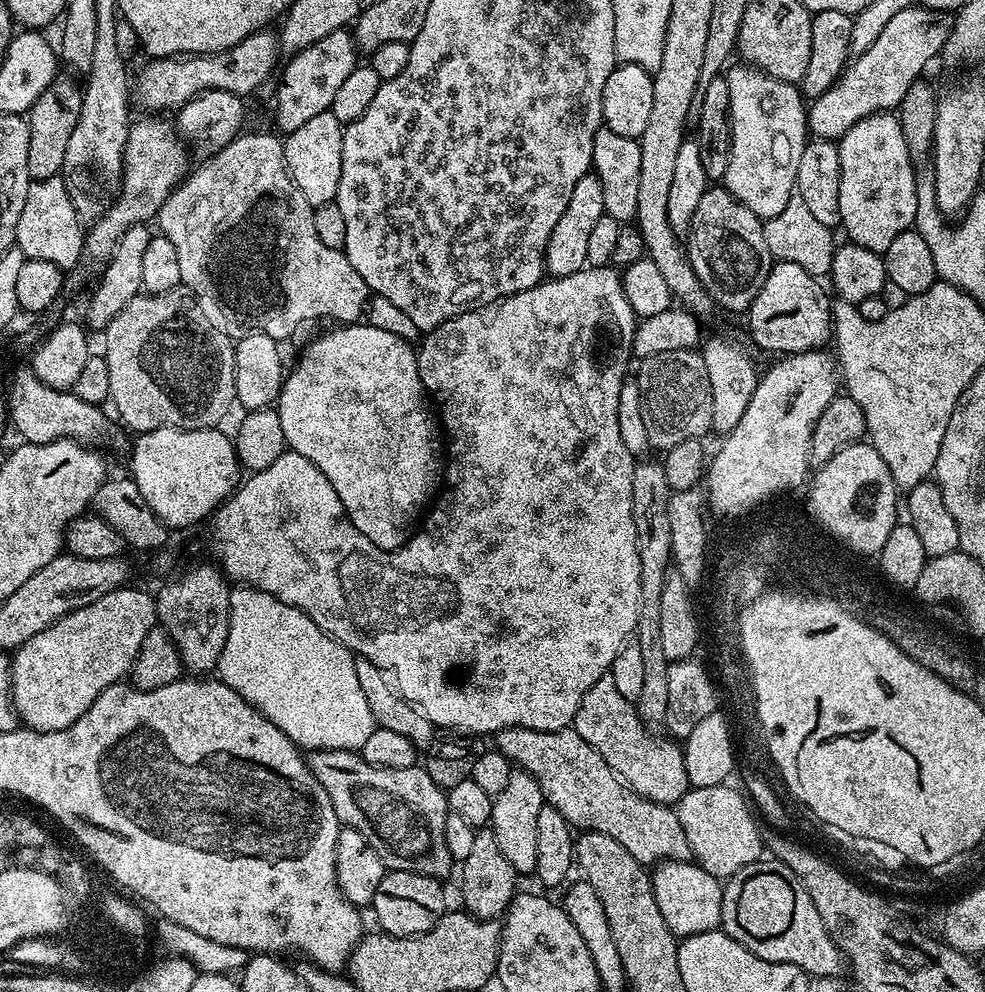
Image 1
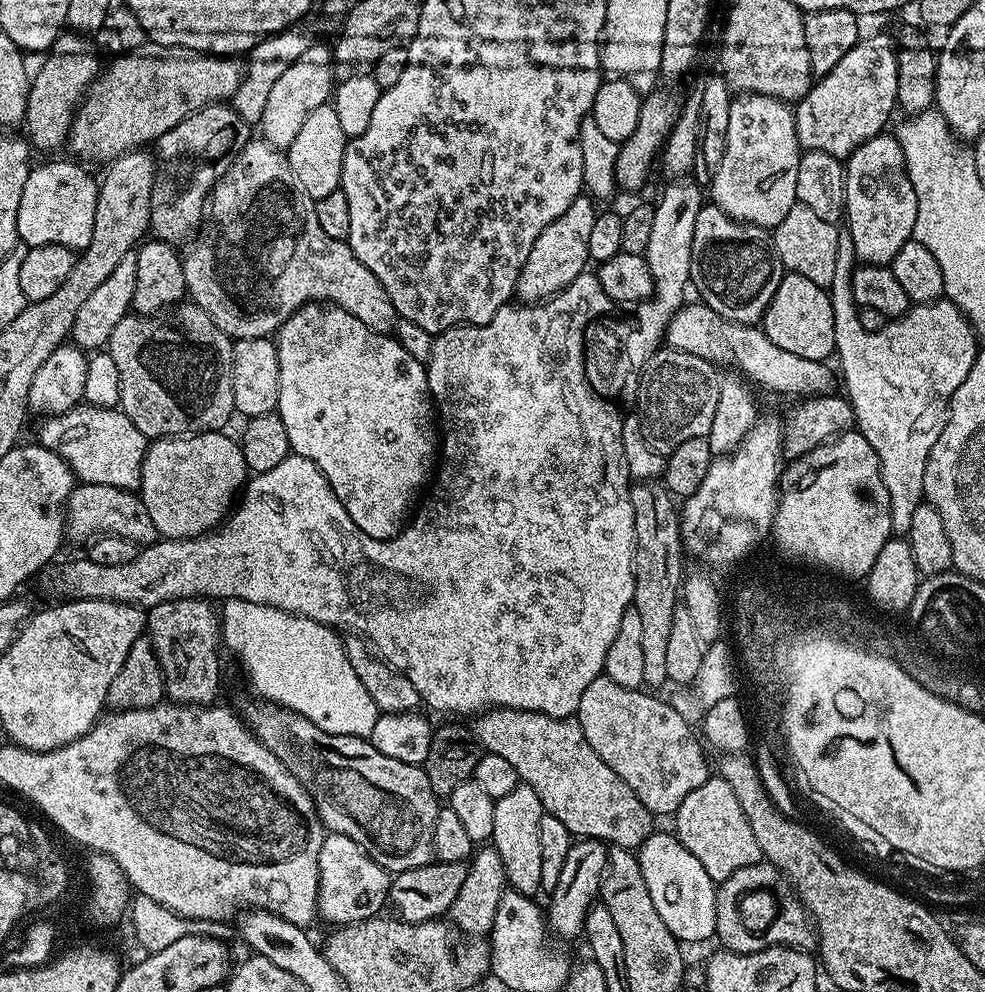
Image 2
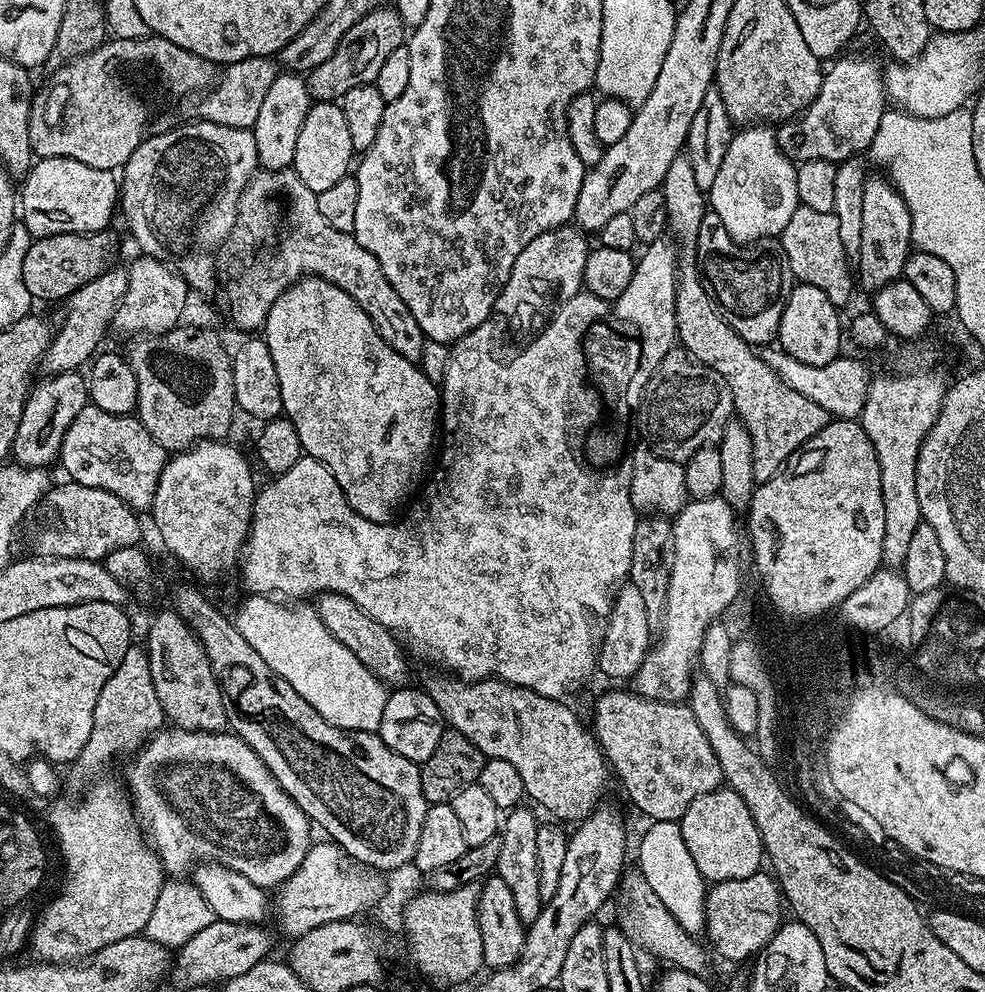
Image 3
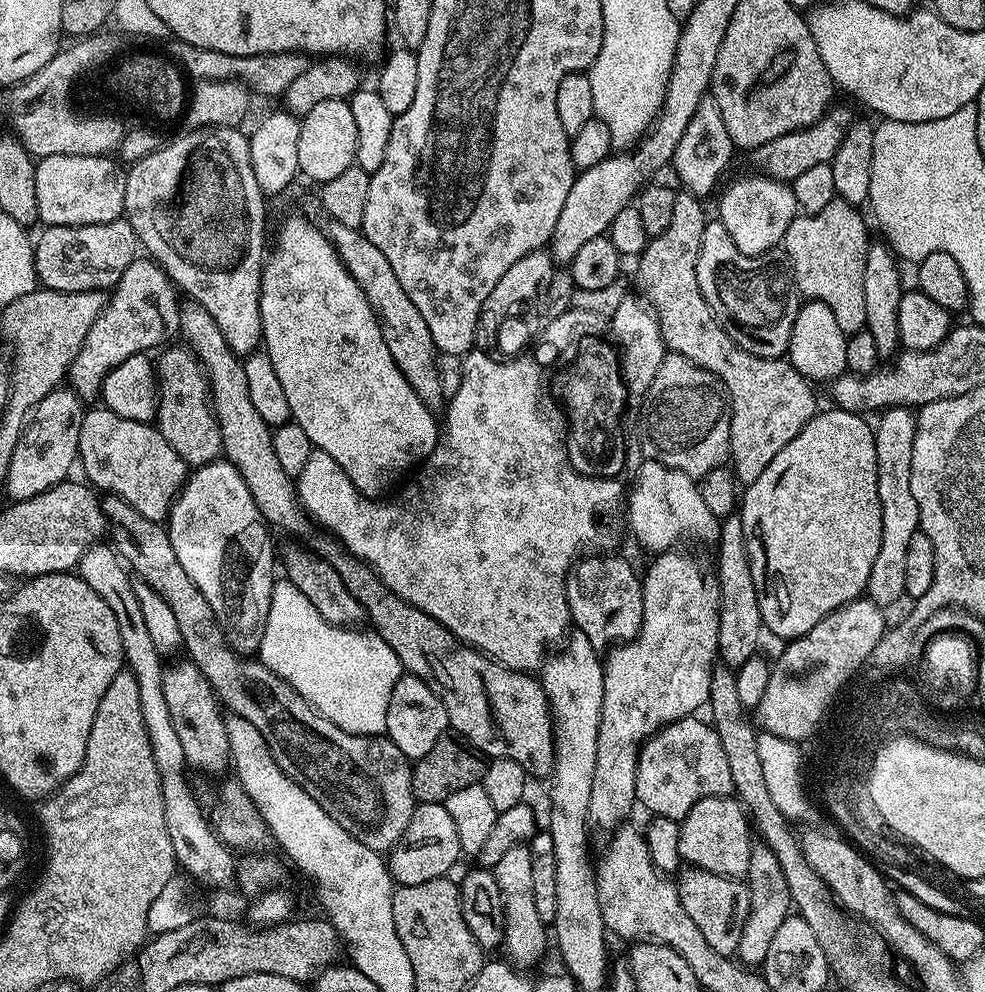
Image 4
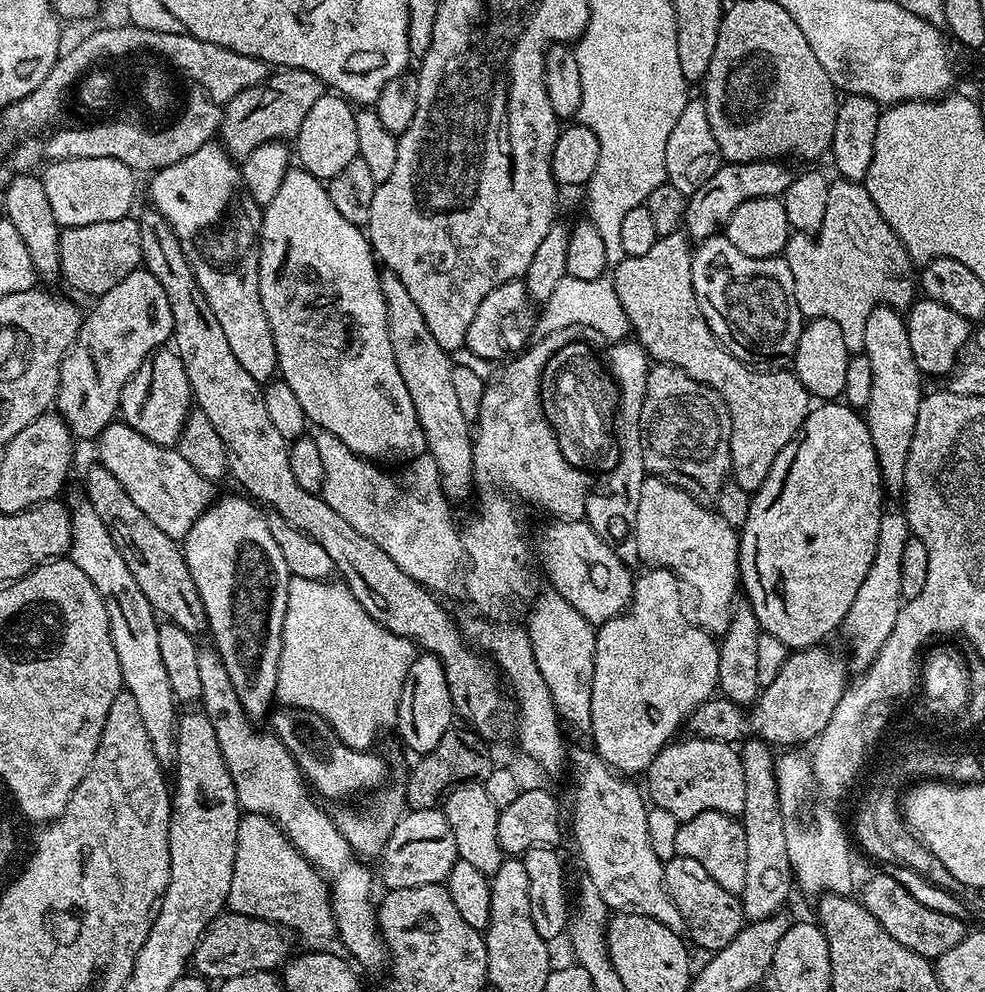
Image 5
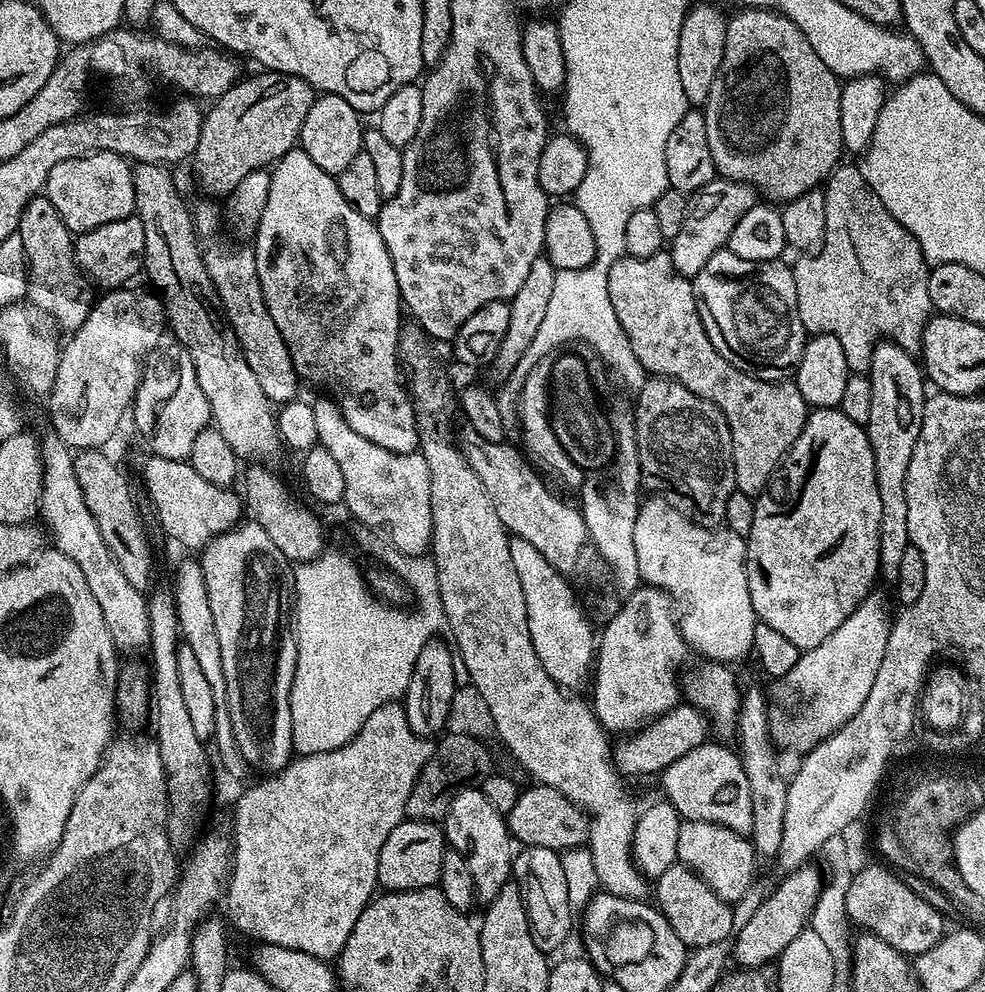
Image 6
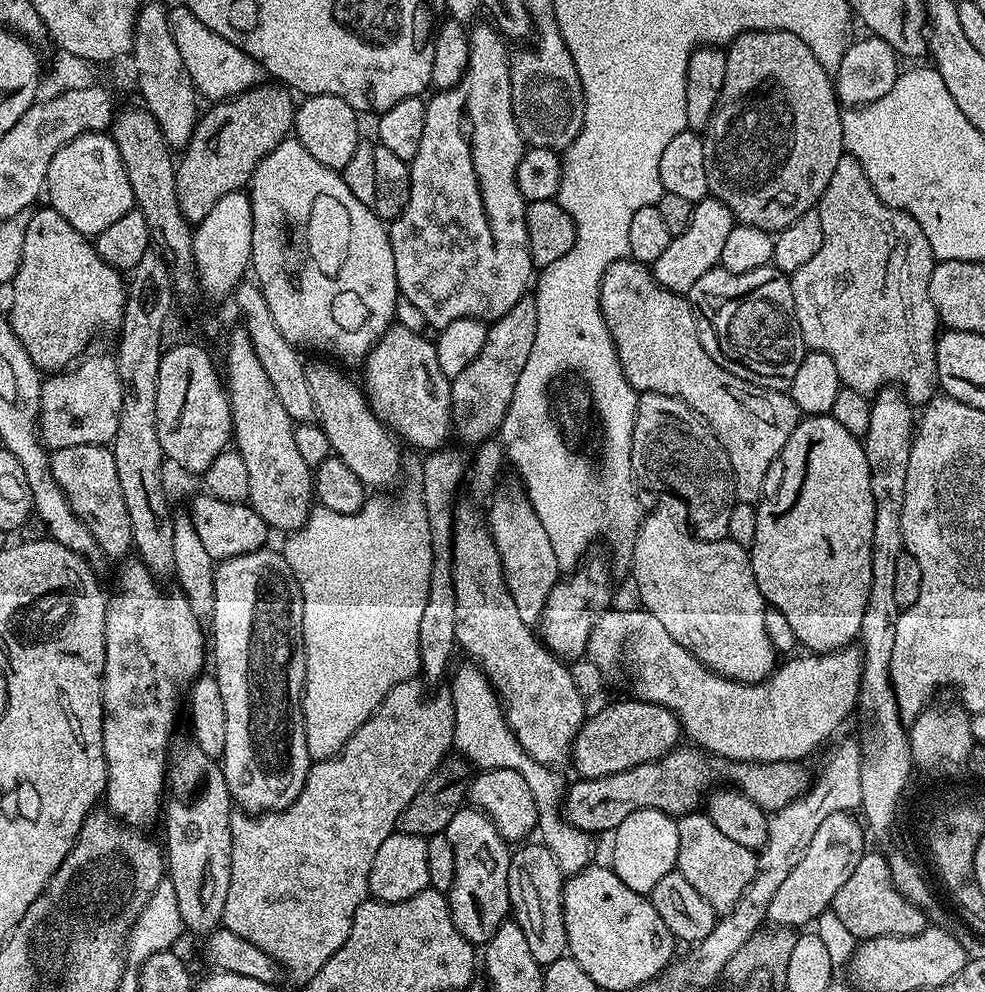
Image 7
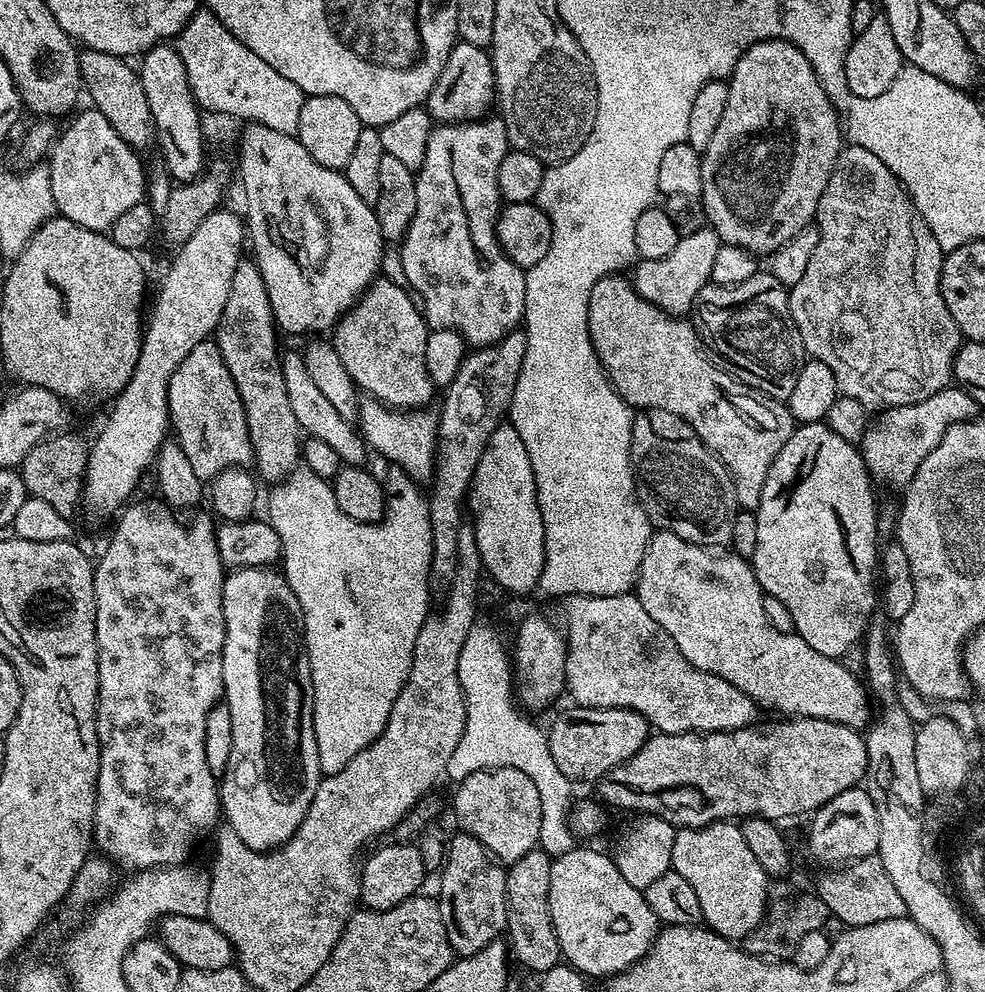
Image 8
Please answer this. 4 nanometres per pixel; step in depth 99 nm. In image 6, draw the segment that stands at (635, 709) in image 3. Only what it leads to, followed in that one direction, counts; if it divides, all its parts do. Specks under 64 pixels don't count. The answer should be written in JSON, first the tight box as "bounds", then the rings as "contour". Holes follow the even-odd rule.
{"bounds":[658,742,753,836],"contour":[[[705,742],[702,746],[694,746],[690,754],[682,754],[678,762],[670,762],[664,772],[659,773],[658,781],[664,787],[663,799],[672,804],[677,814],[684,820],[705,820],[718,826],[726,826],[726,830],[734,830],[739,836],[748,836],[753,825],[753,799],[743,763],[735,751],[727,748],[727,743]]]}

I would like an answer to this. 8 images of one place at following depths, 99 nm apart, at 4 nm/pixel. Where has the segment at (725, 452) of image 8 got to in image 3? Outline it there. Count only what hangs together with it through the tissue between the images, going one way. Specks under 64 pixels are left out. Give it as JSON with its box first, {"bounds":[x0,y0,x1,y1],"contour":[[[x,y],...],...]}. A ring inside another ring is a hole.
{"bounds":[659,154,829,484],"contour":[[[681,154],[670,162],[666,178],[659,187],[668,211],[668,227],[671,239],[678,245],[676,257],[676,334],[679,347],[689,352],[728,383],[735,415],[744,423],[752,443],[752,465],[757,484],[764,484],[779,474],[780,469],[803,448],[818,430],[828,425],[829,414],[813,399],[791,389],[763,361],[761,353],[732,329],[718,314],[716,304],[704,289],[700,280],[700,268],[696,264],[696,239],[706,211],[706,192],[694,179],[690,158]]]}

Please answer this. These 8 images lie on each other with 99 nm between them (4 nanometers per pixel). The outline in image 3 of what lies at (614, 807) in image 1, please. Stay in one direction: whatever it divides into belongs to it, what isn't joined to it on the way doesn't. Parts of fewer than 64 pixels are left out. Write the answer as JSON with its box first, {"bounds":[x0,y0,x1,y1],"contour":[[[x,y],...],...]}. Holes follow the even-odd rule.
{"bounds":[422,674,610,822],"contour":[[[452,674],[443,675],[426,677],[422,687],[438,706],[445,725],[451,731],[461,732],[487,759],[502,758],[502,762],[512,763],[522,778],[525,797],[532,799],[533,805],[541,804],[552,815],[549,817],[560,822],[579,822],[598,807],[600,791],[608,776],[610,780],[610,768],[595,735],[584,729],[568,702],[534,694],[534,690],[507,684],[499,678],[469,682]]]}

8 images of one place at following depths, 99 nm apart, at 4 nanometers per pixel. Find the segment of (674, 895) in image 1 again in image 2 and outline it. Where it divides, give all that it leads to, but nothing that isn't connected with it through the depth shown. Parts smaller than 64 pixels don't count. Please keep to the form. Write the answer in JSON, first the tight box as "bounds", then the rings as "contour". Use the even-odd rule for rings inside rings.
{"bounds":[636,831,717,944],"contour":[[[653,831],[636,853],[654,908],[676,940],[682,944],[710,940],[716,932],[717,885],[703,869],[702,862],[686,850],[671,831]]]}

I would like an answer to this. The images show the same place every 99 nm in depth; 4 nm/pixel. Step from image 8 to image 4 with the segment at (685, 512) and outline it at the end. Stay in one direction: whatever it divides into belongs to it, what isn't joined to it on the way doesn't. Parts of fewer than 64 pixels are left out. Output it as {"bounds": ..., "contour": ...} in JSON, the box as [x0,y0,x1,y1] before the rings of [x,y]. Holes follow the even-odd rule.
{"bounds":[638,351,730,478],"contour":[[[665,351],[662,366],[658,366],[658,374],[654,374],[654,382],[650,382],[650,390],[639,408],[638,447],[644,460],[662,462],[662,466],[682,470],[682,474],[693,478],[710,474],[710,470],[729,463],[730,401],[720,379],[690,362],[690,358]]]}

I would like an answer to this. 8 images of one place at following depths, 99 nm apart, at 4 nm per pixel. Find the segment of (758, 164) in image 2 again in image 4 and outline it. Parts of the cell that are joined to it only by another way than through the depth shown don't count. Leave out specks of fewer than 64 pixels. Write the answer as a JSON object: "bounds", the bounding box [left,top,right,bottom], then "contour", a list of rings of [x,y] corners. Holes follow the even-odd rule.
{"bounds":[718,174,798,256],"contour":[[[763,174],[755,175],[744,176],[734,181],[724,193],[719,193],[718,213],[720,223],[726,226],[730,238],[734,238],[734,246],[738,246],[742,254],[751,256],[773,251],[783,241],[790,222],[798,214],[791,183]]]}

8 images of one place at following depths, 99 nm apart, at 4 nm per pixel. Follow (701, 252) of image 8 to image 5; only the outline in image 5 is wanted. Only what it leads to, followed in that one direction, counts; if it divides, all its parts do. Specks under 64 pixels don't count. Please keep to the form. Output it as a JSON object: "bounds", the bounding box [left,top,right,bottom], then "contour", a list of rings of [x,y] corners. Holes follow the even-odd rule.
{"bounds":[683,160,794,241],"contour":[[[755,160],[745,164],[721,163],[714,178],[709,178],[688,196],[683,231],[693,241],[708,240],[727,225],[728,219],[732,217],[734,210],[738,210],[738,206],[742,206],[742,202],[759,196],[783,197],[794,175],[793,169],[788,169],[784,164],[787,163],[780,160]]]}

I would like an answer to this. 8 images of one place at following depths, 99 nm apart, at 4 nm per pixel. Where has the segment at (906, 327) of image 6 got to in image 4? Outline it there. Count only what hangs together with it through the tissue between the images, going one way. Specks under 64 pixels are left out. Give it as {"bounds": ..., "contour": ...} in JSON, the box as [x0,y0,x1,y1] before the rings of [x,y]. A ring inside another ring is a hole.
{"bounds":[782,199,870,334],"contour":[[[834,199],[822,210],[797,214],[790,222],[782,241],[783,251],[792,266],[792,278],[801,297],[826,302],[838,326],[845,334],[864,328],[866,298],[862,294],[862,278],[870,237],[859,207]]]}

